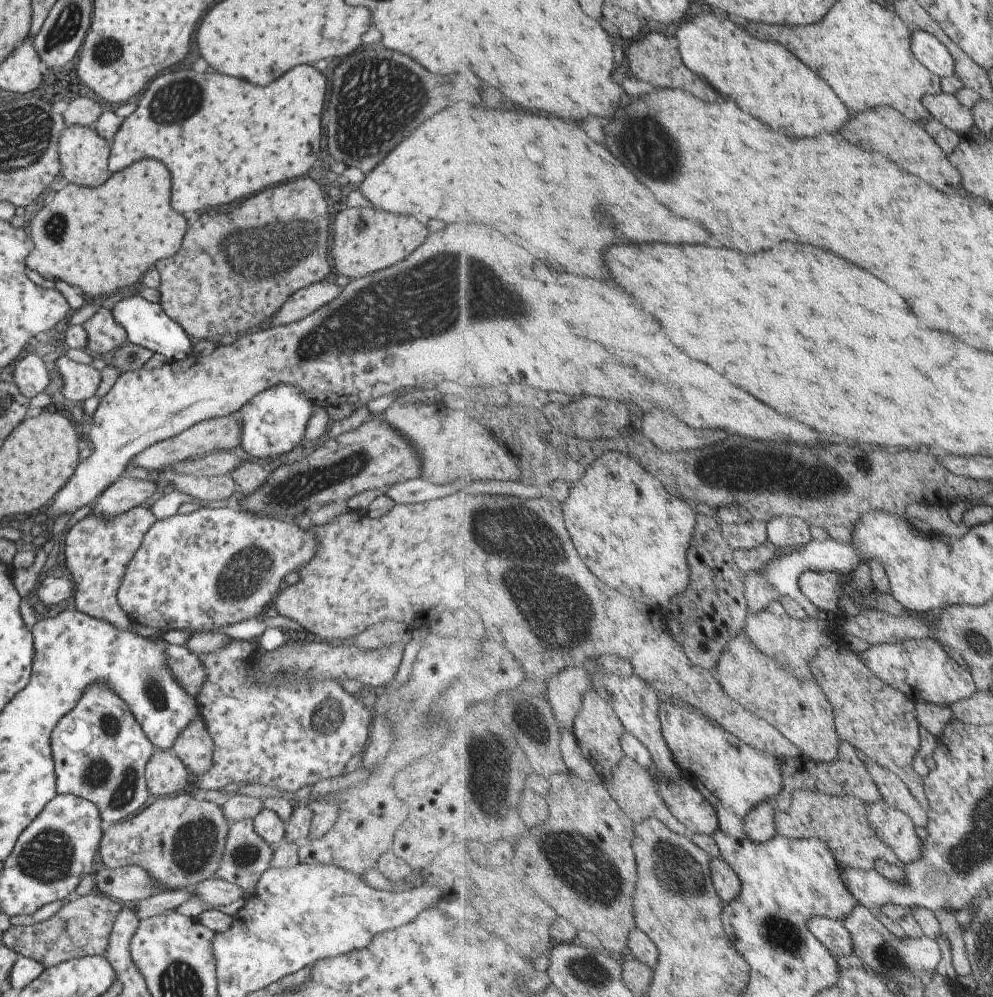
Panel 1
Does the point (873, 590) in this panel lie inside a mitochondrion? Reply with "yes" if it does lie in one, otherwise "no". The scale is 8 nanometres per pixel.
no

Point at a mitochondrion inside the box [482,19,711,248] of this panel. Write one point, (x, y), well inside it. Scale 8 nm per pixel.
(644, 144)

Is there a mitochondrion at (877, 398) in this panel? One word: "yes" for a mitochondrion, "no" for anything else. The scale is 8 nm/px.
no

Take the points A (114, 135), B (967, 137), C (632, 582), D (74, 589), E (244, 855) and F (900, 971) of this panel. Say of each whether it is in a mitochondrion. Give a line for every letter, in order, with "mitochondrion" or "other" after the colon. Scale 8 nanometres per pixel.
A: other
B: other
C: other
D: other
E: mitochondrion
F: mitochondrion

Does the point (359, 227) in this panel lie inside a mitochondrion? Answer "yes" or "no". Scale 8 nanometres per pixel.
yes

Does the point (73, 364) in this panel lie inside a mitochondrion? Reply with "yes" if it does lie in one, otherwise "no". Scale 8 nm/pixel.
no

